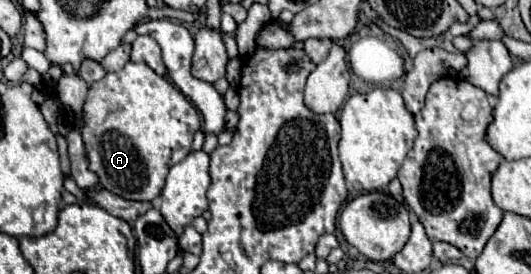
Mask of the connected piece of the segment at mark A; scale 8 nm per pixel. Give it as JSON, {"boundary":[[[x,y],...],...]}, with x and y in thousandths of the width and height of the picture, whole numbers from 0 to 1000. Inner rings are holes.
{"boundary":[[[239,223],[220,266],[205,266],[186,303],[168,310],[168,347],[156,391],[160,456],[153,464],[156,522],[168,558],[168,617],[186,639],[190,682],[250,734],[288,734],[303,712],[318,609],[360,558],[360,515],[379,464],[371,398],[326,318],[311,281],[299,281],[277,230]]]}

